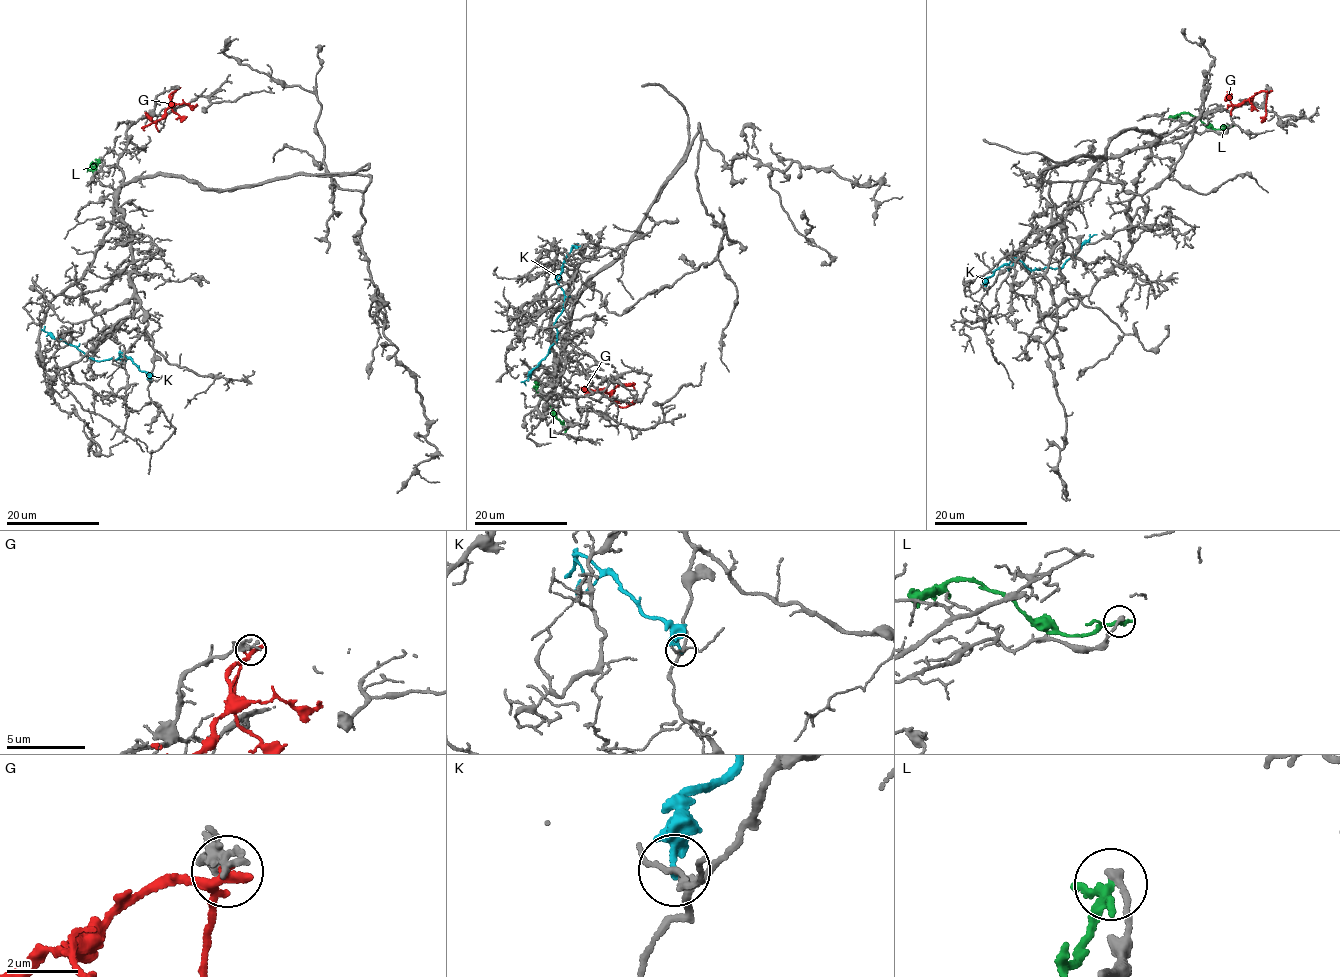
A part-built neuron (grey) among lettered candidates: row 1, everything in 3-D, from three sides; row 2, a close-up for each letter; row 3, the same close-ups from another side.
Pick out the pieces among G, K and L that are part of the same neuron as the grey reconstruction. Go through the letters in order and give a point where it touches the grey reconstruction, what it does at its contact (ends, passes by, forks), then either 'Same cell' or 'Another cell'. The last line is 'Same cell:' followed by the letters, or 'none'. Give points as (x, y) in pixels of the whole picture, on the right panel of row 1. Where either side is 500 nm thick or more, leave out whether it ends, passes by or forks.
G: Touches grey at (1269, 90). It passes by. Another cell
K: Touches grey at (985, 288). It passes by. Another cell
L: Touches grey at (1231, 125). It passes by. Another cell
Same cell: none

